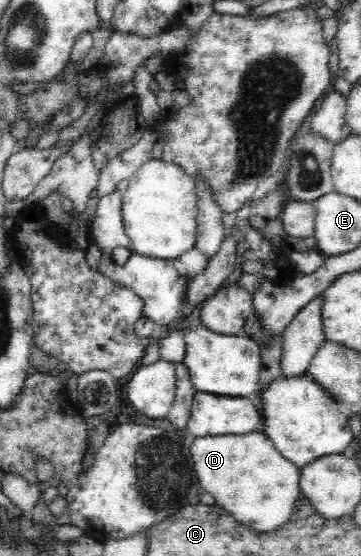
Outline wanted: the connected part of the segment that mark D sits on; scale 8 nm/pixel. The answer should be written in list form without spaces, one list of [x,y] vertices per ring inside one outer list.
[[[261,430],[247,434],[194,437],[188,442],[201,491],[209,492],[215,499],[214,504],[222,506],[241,524],[261,533],[275,530],[289,520],[299,498],[299,467],[287,460]]]

